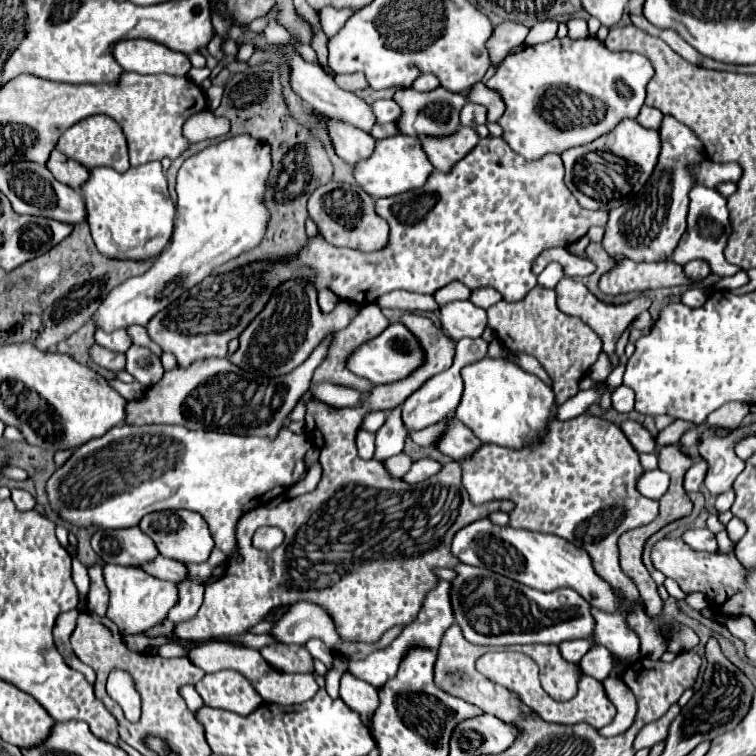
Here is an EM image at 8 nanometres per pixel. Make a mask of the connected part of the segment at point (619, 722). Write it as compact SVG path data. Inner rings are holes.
M606 678L604 690L608 699L618 708L618 714L608 726L600 728L598 734L600 736L616 736L616 734L622 734L624 730L630 728L634 714L636 714L636 698L634 698L632 690L620 680Z

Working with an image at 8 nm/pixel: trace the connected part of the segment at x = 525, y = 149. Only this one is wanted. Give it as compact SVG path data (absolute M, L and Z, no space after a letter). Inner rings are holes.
M554 38L544 44L526 46L520 54L508 56L498 72L486 82L486 86L496 88L506 104L506 112L498 120L504 134L502 138L508 146L522 154L526 160L538 160L548 152L562 154L568 148L588 144L602 134L616 128L622 118L636 118L646 96L646 84L650 82L654 70L646 56L634 52L610 52L596 38Z

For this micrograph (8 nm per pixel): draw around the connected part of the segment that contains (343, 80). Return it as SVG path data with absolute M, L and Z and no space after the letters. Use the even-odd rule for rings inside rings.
M332 72L332 78L334 82L342 88L342 90L350 90L350 92L356 92L356 90L362 90L368 86L366 78L362 72L352 72L352 74L338 74L338 72Z

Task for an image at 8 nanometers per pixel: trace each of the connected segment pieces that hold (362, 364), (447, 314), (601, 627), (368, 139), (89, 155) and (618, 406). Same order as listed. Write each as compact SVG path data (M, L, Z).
M400 322L390 324L380 336L374 340L362 344L350 358L348 358L348 370L352 370L356 376L368 378L374 384L390 384L408 378L412 372L416 372L426 362L426 352L420 344L420 340Z
M456 300L456 302L450 302L440 308L440 324L446 330L446 334L450 338L454 338L456 342L466 336L480 338L482 332L486 330L486 310L482 310L480 306L474 306L470 300Z
M592 610L596 618L596 630L592 640L606 646L610 652L614 652L618 658L626 660L628 664L636 662L640 658L640 642L628 626L624 626L622 614L604 614L600 610Z
M334 118L328 120L328 130L334 142L334 150L344 162L358 164L360 160L372 156L376 146L376 138L372 134Z
M98 114L98 116L88 116L80 122L76 122L74 126L70 126L58 140L58 146L56 146L62 154L66 154L70 160L76 160L80 162L82 166L86 166L88 170L92 168L98 168L98 166L110 166L118 172L124 172L130 168L130 162L128 162L128 148L126 148L126 138L124 138L124 132L122 128L110 118L110 116L104 116L104 114Z
M624 384L616 386L612 390L612 404L614 404L614 410L618 410L618 412L632 412L634 410L634 392L630 388L626 388Z

